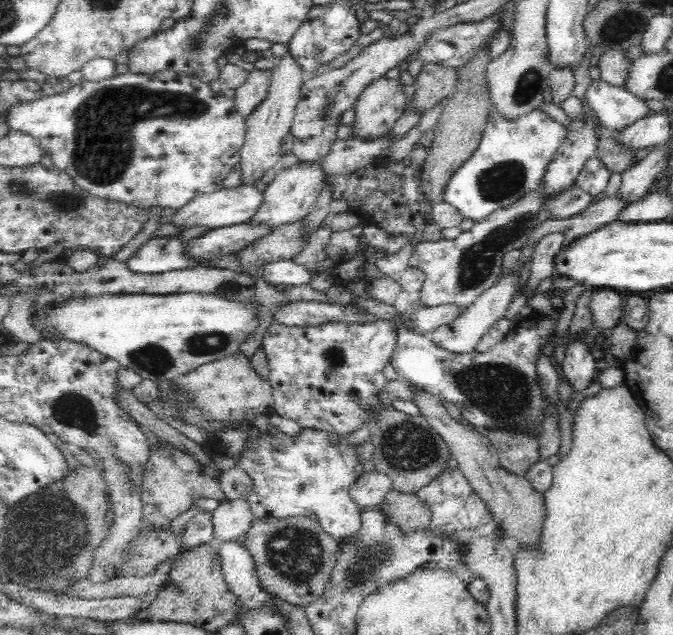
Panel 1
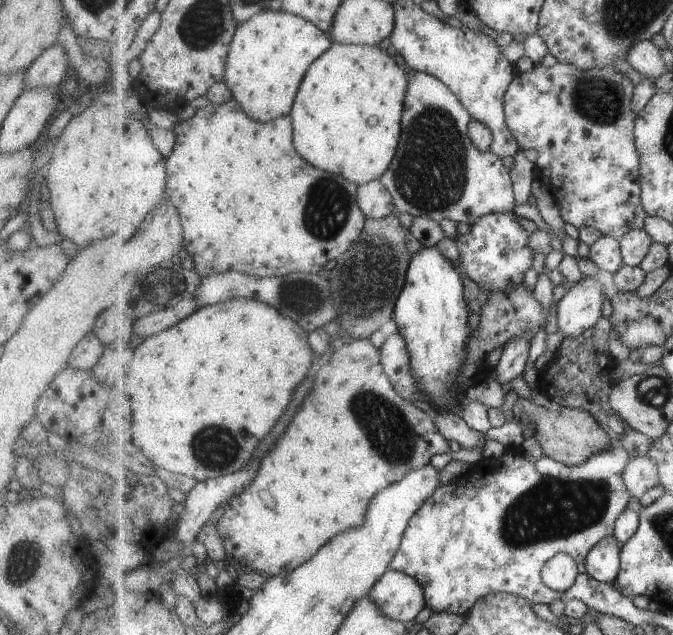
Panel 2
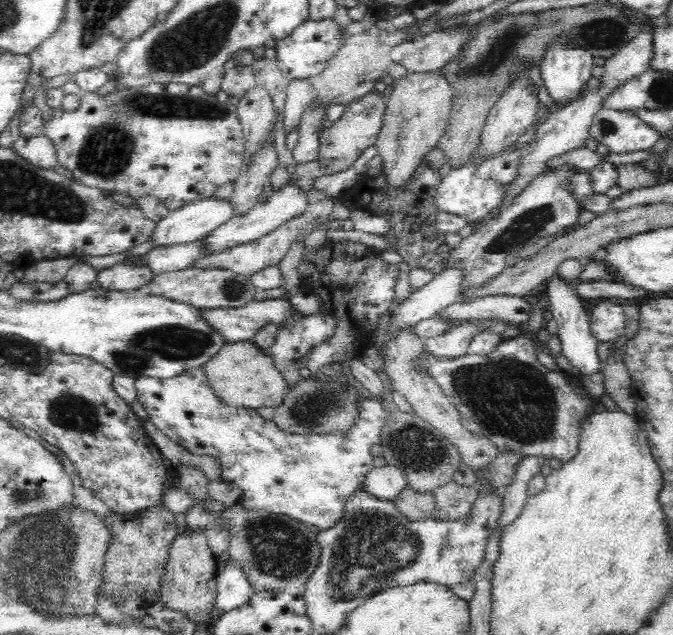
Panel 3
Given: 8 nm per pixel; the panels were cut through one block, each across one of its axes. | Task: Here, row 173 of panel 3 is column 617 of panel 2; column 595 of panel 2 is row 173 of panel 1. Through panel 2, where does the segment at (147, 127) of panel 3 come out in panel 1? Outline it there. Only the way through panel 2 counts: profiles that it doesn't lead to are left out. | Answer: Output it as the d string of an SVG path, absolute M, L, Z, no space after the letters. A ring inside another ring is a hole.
M168 68L168 70L144 72L144 74L128 71L126 74L114 75L108 80L100 81L86 80L84 77L78 84L72 85L69 90L52 95L43 94L39 100L21 101L14 104L5 117L6 125L10 127L10 130L26 133L36 140L43 154L50 156L54 166L66 171L74 183L82 187L90 196L124 203L144 211L148 211L148 208L152 208L152 206L180 208L196 197L222 189L222 181L228 176L232 168L239 164L245 140L246 123L245 119L236 111L235 100L228 100L221 93L214 92L210 89L209 83L191 74L176 72Z

